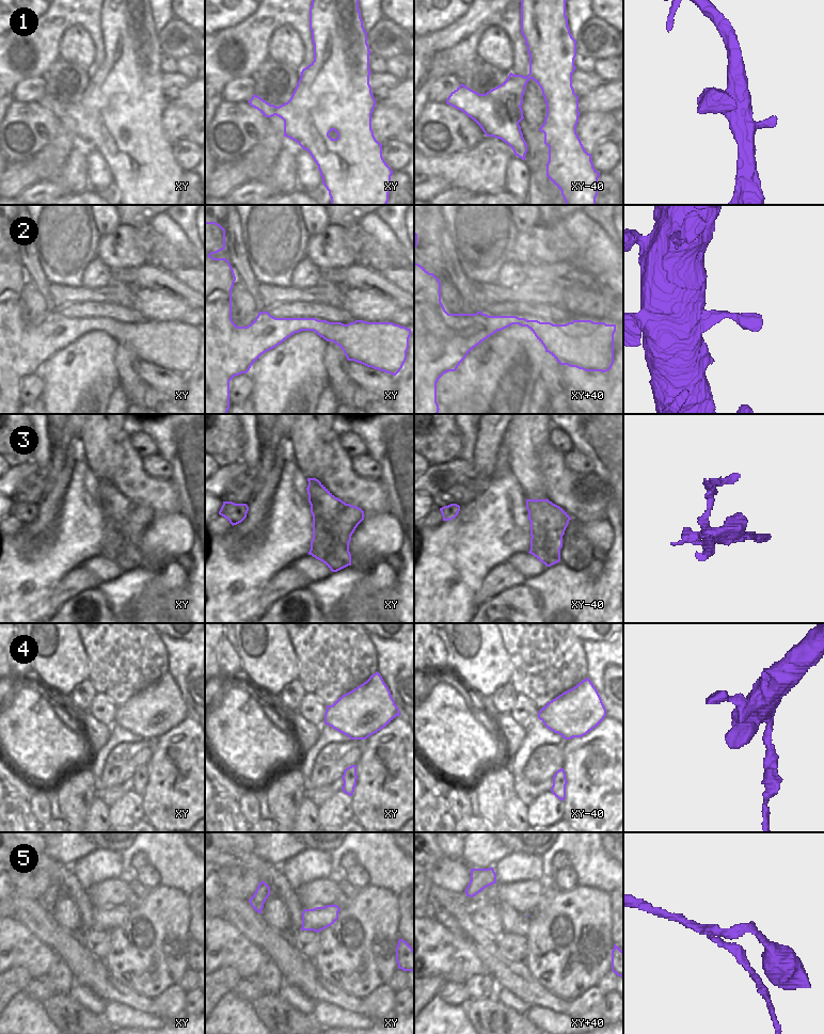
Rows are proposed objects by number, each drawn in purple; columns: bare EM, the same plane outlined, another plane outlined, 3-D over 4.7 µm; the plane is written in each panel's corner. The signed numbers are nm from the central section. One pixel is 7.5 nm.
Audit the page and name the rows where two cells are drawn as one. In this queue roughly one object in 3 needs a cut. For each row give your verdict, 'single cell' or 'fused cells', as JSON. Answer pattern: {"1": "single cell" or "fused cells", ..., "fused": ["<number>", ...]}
{"1": "single cell", "2": "single cell", "3": "fused cells", "4": "single cell", "5": "single cell", "fused": ["3"]}

